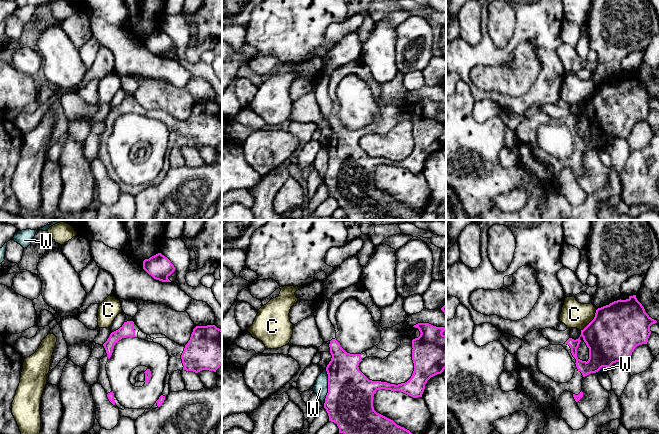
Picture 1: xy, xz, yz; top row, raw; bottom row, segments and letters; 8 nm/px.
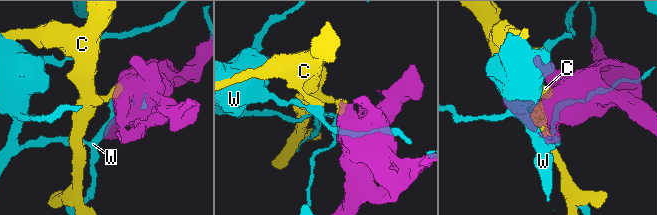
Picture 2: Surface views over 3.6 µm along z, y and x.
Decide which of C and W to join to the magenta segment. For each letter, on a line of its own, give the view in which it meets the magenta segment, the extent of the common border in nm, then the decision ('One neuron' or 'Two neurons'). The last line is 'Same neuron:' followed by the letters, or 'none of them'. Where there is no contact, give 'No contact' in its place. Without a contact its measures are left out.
C: Touches magenta in yz. Shared border 220 nm. Two neurons
W: Touches magenta in xz. Shared border 300 nm. Two neurons
Same neuron: none of them

